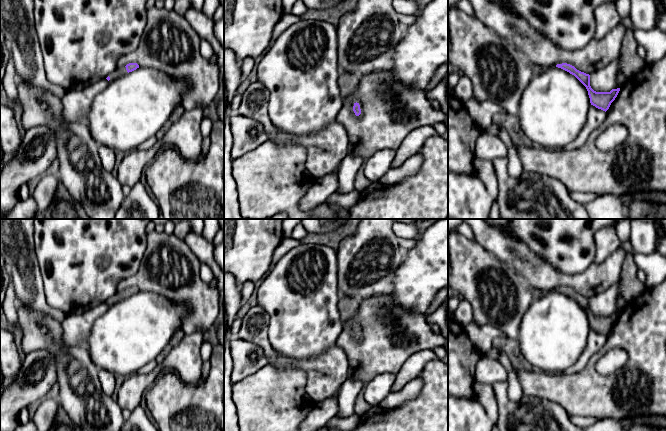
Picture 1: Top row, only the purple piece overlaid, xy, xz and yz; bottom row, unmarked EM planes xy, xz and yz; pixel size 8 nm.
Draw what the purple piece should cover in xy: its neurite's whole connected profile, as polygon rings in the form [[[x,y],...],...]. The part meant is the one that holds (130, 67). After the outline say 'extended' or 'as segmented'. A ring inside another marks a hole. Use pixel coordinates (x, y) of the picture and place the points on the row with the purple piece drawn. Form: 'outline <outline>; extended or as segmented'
outline [[[129,63],[126,66],[123,67],[117,67],[106,79],[111,82],[113,80],[116,80],[117,78],[123,76],[126,73],[132,72],[139,68],[139,65],[137,63]]]; extended

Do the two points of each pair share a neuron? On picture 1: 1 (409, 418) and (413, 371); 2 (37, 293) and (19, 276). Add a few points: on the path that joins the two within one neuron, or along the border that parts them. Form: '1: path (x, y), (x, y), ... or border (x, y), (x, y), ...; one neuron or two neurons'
1: border (433, 359), (425, 365), (417, 376); two neurons
2: path (33, 289), (23, 279); one neuron

